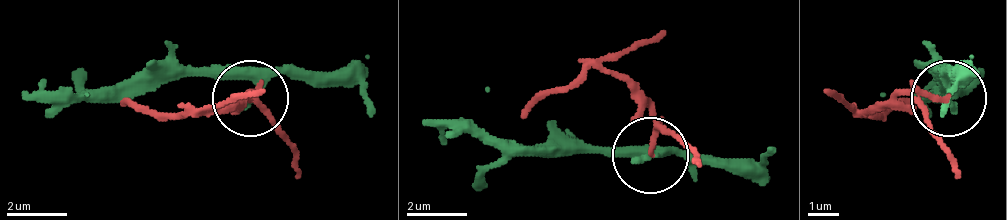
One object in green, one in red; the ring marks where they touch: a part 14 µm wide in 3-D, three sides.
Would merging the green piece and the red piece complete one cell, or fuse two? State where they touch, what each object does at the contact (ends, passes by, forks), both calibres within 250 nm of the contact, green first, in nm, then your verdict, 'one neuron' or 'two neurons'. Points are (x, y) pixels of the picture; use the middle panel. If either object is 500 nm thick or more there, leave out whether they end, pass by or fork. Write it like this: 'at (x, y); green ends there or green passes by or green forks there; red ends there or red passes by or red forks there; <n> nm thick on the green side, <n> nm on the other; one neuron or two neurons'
at (650, 155); green passes by; red passes by; 200 nm thick on the green side, 120 nm on the other; two neurons

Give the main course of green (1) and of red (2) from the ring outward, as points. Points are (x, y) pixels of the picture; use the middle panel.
1: (648, 153), (535, 153), (474, 130), (421, 123)
2: (648, 153), (656, 115), (603, 70), (519, 115)

